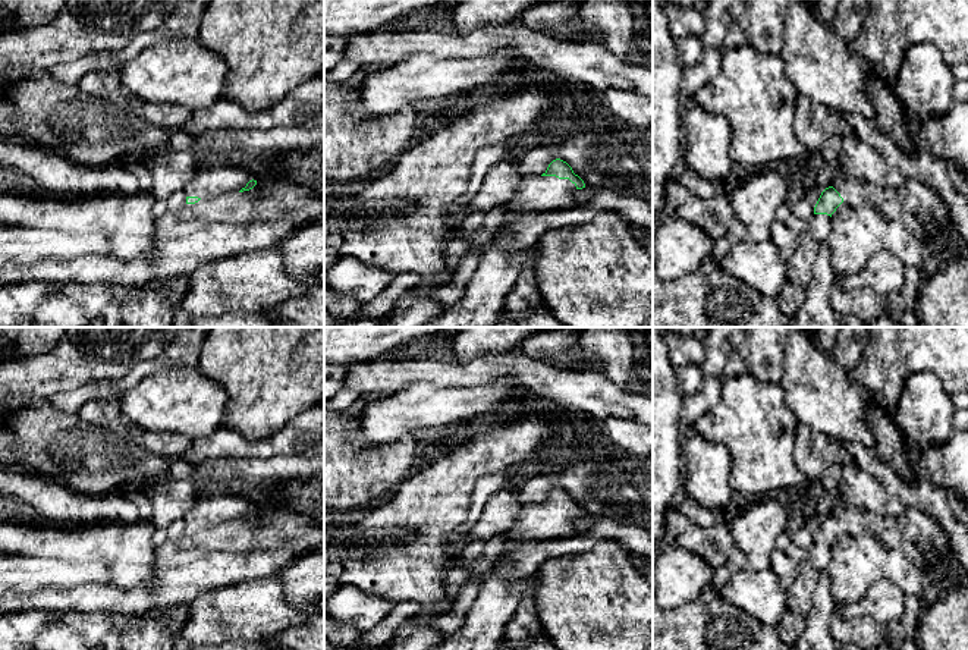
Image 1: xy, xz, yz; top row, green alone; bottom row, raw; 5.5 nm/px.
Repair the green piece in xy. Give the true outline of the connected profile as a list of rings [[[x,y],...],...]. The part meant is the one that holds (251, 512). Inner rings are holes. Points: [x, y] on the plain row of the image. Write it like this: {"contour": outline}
{"contour": [[[224,494],[197,499],[183,519],[186,522],[186,533],[195,533],[202,527],[249,519],[255,514],[257,509],[248,497],[242,494]]]}

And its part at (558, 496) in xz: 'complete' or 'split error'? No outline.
split error

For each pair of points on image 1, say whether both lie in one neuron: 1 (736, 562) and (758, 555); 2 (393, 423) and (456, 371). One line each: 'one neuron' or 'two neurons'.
1: two neurons
2: two neurons

